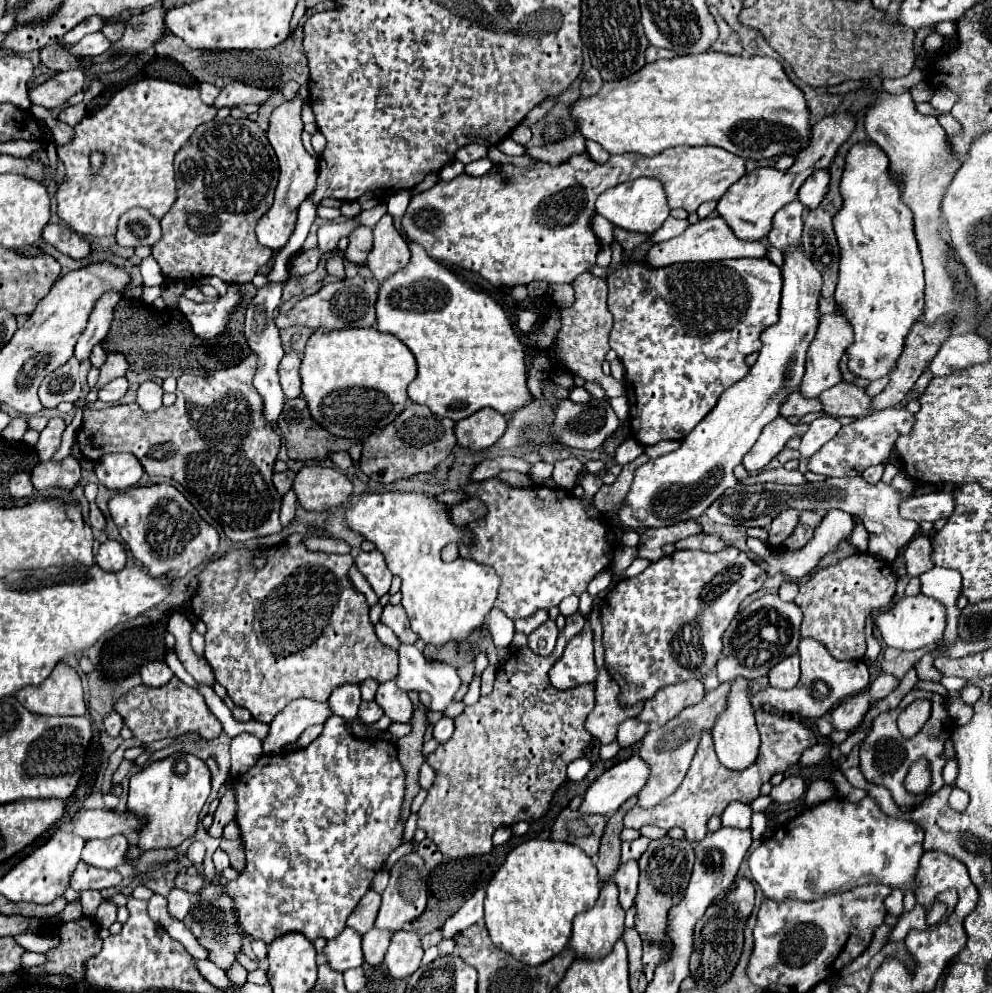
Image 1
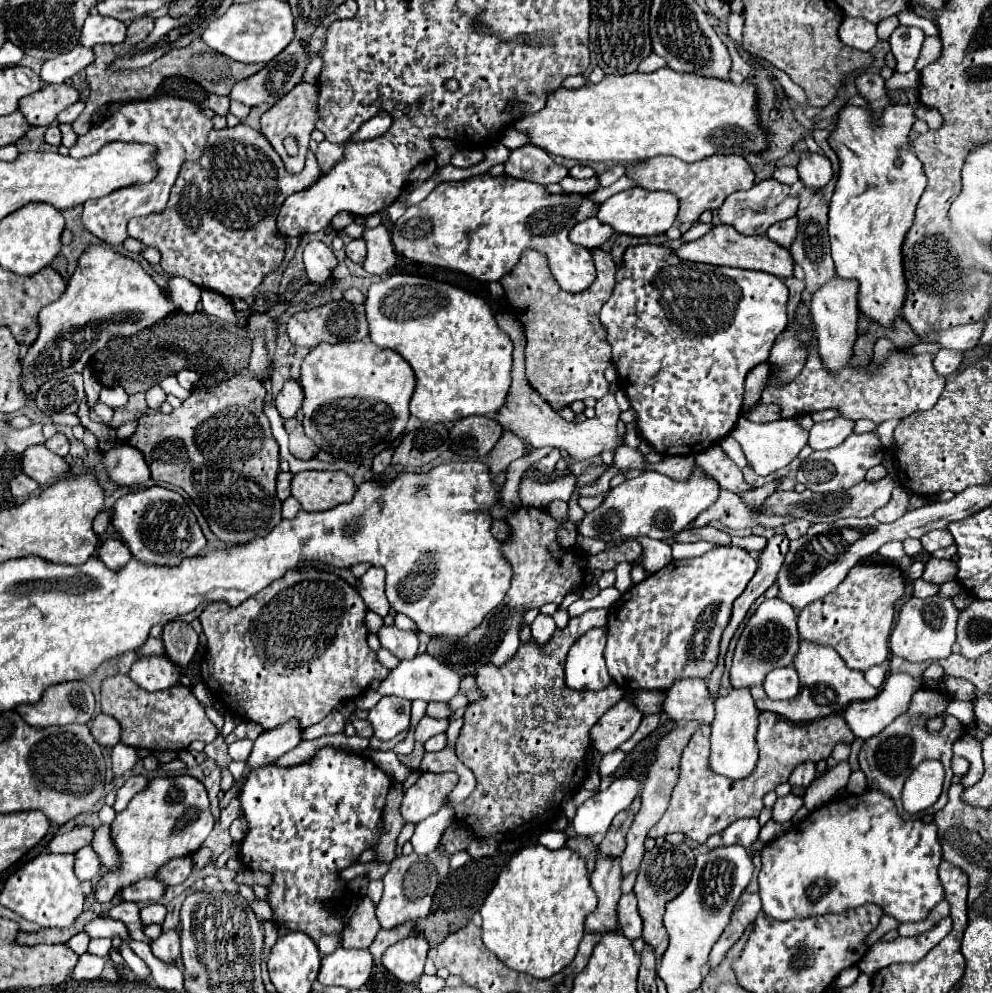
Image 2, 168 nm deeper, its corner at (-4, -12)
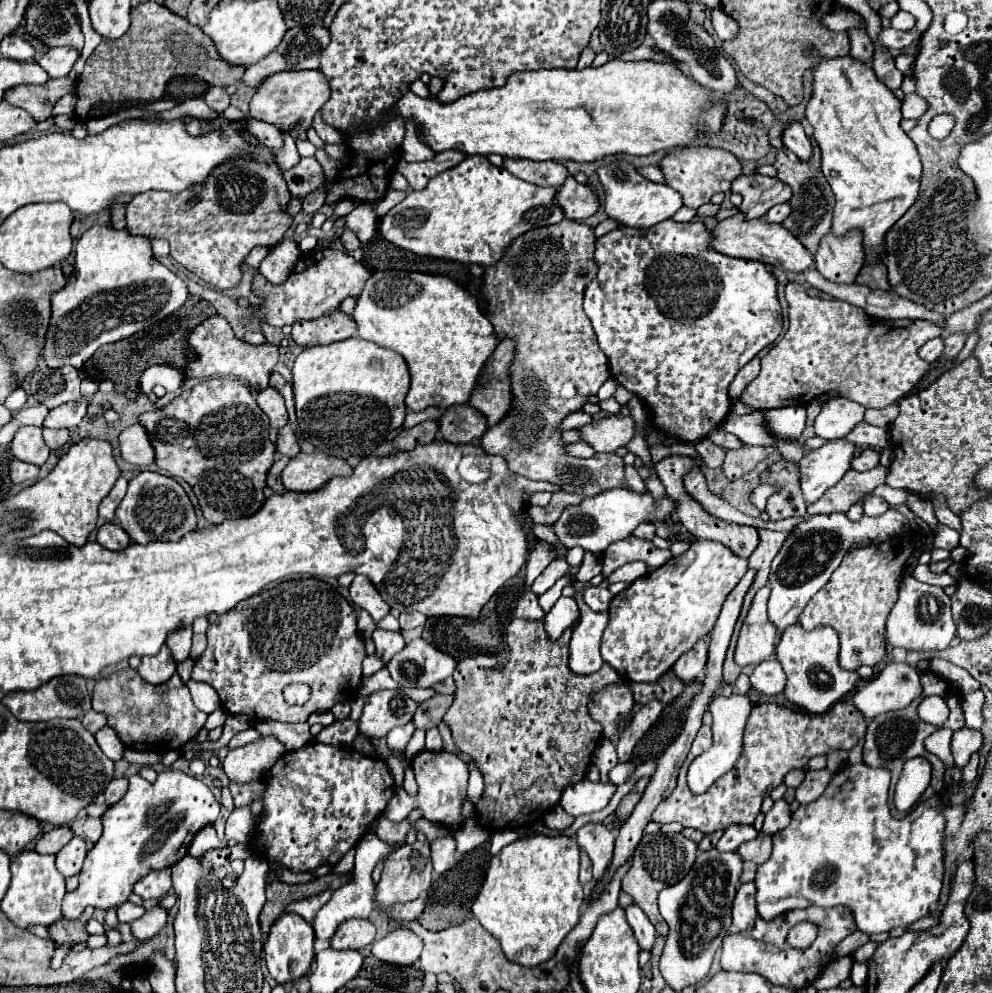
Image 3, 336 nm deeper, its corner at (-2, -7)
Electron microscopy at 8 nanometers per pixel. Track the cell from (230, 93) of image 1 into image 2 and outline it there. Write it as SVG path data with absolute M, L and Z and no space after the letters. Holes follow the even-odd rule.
M296 37L278 57L276 61L270 61L266 63L266 67L262 67L258 73L254 73L252 77L248 79L242 79L238 81L234 87L232 87L232 93L230 93L230 99L236 99L248 107L254 107L254 105L260 105L260 103L276 103L276 99L284 97L296 83L302 81L302 75L306 71L306 65L310 61L310 53L306 51L306 45L300 43L300 39Z

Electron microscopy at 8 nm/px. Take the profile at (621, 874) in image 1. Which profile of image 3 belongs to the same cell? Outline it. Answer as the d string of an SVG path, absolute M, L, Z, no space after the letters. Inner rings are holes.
M636 904L626 906L624 912L626 912L626 922L630 924L630 928L632 928L632 932L634 932L636 940L638 940L640 948L642 950L650 950L652 944L654 944L654 938L656 938L656 930L648 922L648 916Z

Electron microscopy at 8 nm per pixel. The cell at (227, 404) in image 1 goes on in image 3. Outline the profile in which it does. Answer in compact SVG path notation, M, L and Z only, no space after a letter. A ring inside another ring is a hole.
M232 378L204 380L192 388L182 390L164 408L140 414L138 424L146 426L148 438L156 454L156 460L154 460L156 466L172 474L174 478L182 478L192 486L200 502L200 508L204 512L204 518L210 524L222 524L228 518L252 516L266 502L264 498L266 474L274 464L276 448L268 440L270 422L266 414L256 404L252 390L246 388L240 380L232 380Z

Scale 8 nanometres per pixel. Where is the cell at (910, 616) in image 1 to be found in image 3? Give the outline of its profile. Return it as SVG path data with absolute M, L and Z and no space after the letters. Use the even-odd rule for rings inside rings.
M904 578L900 584L900 598L886 620L886 640L904 650L944 650L956 636L956 626L950 616L950 598L942 588Z

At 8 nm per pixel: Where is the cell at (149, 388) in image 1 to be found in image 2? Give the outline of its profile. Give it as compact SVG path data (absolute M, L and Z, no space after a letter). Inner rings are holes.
M160 385L150 387L148 393L146 393L146 403L148 403L148 407L156 409L156 407L160 407L162 401L166 401L166 393L162 391L162 387L160 387Z

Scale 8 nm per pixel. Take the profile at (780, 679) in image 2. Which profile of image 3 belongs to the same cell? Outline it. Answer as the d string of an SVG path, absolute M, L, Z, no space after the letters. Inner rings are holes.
M770 660L770 662L762 662L762 666L756 666L754 672L750 674L750 682L752 688L756 688L758 692L766 694L766 696L776 696L784 690L786 686L786 674L782 670L782 664L778 660Z

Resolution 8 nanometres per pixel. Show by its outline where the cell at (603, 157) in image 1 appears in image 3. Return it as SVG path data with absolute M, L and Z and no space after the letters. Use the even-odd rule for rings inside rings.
M612 162L610 166L602 166L598 174L604 186L604 210L622 226L650 228L662 220L668 220L676 210L682 208L682 198L676 190L666 184L654 184L642 178L628 162Z

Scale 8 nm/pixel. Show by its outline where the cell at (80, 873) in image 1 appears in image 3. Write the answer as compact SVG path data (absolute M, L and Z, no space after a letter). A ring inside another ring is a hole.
M162 868L162 870L154 870L148 876L144 876L140 882L134 884L134 892L138 896L142 896L144 900L158 900L162 896L166 896L166 892L172 886L172 876L170 876L170 868Z

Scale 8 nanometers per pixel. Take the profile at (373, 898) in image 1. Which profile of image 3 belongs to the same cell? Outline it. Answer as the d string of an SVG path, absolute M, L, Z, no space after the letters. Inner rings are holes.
M350 918L338 926L334 938L332 938L332 948L336 950L346 950L346 948L364 948L366 944L374 942L376 936L376 926L370 920L362 918Z

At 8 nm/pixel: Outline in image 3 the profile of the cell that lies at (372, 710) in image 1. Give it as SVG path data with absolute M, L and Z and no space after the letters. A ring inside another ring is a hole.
M352 718L342 720L342 722L334 722L330 726L326 726L314 740L316 742L326 742L332 746L350 746L352 740L358 736L358 722L354 722Z

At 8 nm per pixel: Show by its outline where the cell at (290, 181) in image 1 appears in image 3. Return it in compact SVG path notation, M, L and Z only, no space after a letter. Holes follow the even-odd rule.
M302 70L302 72L282 72L282 74L274 74L274 78L266 78L266 82L262 82L262 86L258 88L258 92L254 94L252 102L250 102L250 116L258 118L258 120L266 120L266 118L290 118L288 124L284 124L284 130L294 130L296 122L298 124L298 132L306 132L312 126L312 118L316 116L316 112L324 106L324 102L330 98L330 86L324 78L324 74L320 74L320 70Z

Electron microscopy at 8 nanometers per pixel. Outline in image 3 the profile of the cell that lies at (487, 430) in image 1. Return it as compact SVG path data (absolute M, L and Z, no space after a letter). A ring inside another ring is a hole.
M468 404L446 410L440 420L440 434L450 444L478 442L486 430L488 430L486 416Z

